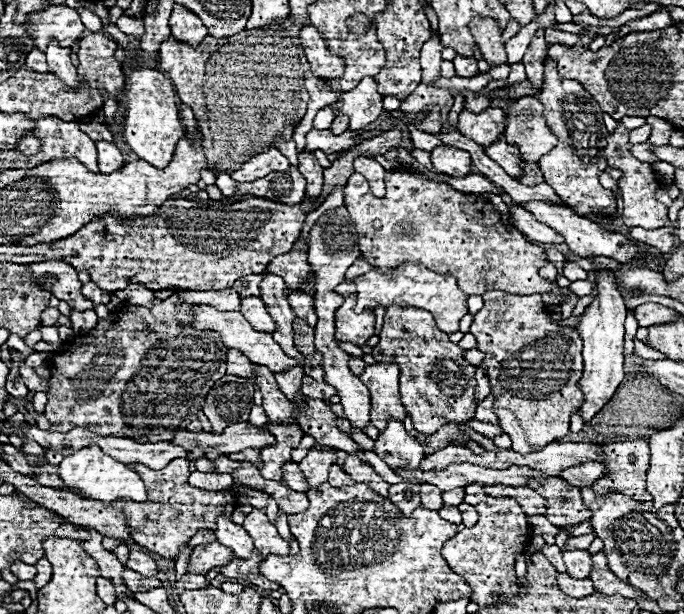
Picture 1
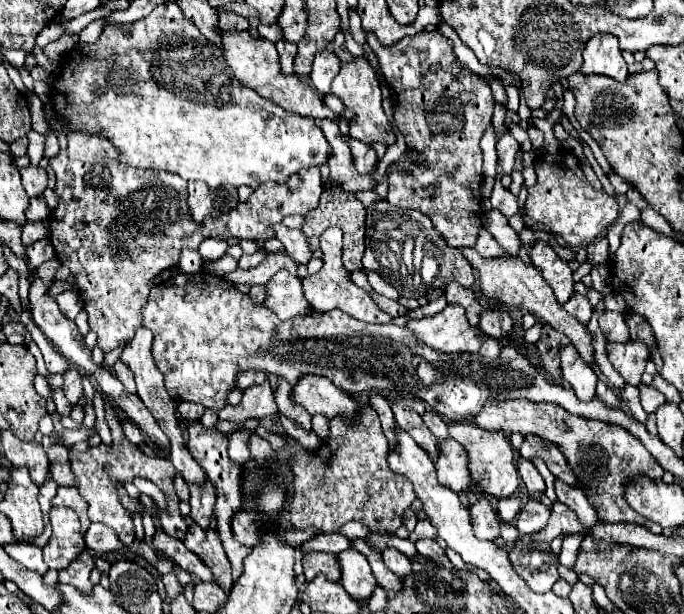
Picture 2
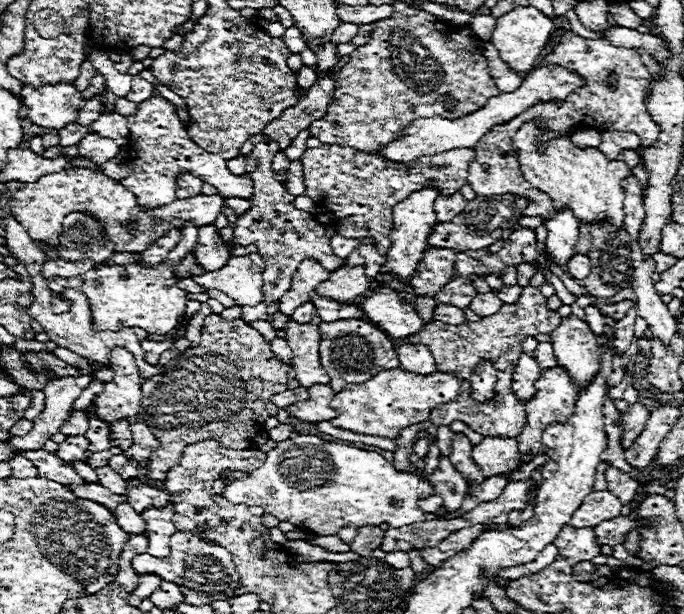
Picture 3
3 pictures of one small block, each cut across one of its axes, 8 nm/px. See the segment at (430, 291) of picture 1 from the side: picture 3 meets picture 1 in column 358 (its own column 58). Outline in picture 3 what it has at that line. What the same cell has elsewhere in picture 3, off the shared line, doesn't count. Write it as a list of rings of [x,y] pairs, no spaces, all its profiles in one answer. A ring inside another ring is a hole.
[[[160,262],[156,266],[140,266],[140,264],[128,264],[128,266],[100,266],[84,276],[78,278],[56,278],[52,282],[52,304],[56,312],[70,310],[70,300],[62,296],[64,288],[74,288],[86,294],[90,310],[92,310],[92,324],[94,330],[114,330],[116,326],[124,328],[142,328],[148,334],[164,336],[172,328],[176,328],[178,318],[182,316],[186,308],[186,296],[180,296],[180,288],[176,286],[176,274],[174,266]]]

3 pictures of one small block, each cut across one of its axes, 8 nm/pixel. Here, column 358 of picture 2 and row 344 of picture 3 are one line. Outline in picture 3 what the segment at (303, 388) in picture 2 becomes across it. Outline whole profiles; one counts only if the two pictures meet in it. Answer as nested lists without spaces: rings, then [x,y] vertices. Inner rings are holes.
[[[402,344],[396,348],[398,352],[398,360],[400,360],[400,368],[408,370],[408,372],[416,372],[422,376],[434,374],[436,372],[436,362],[434,356],[430,354],[430,350],[422,344]]]

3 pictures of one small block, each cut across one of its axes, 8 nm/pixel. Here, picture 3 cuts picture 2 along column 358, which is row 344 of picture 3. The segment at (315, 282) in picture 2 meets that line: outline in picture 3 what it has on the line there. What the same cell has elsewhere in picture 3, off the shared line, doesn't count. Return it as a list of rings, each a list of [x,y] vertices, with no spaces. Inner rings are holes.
[[[290,320],[286,342],[294,352],[292,366],[300,386],[330,384],[330,376],[320,366],[320,328],[316,324],[296,324]]]

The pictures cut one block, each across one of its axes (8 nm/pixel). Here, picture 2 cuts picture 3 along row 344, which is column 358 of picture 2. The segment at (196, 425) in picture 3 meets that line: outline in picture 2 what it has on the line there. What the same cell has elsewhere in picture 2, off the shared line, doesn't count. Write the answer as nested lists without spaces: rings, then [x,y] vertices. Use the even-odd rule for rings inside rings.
[[[334,180],[330,182],[330,188],[322,192],[320,204],[316,210],[306,214],[306,222],[302,226],[302,232],[310,236],[322,236],[322,232],[330,226],[338,226],[344,232],[344,268],[348,272],[362,268],[362,256],[364,256],[364,240],[366,240],[366,208],[356,198],[354,192],[344,192]]]

